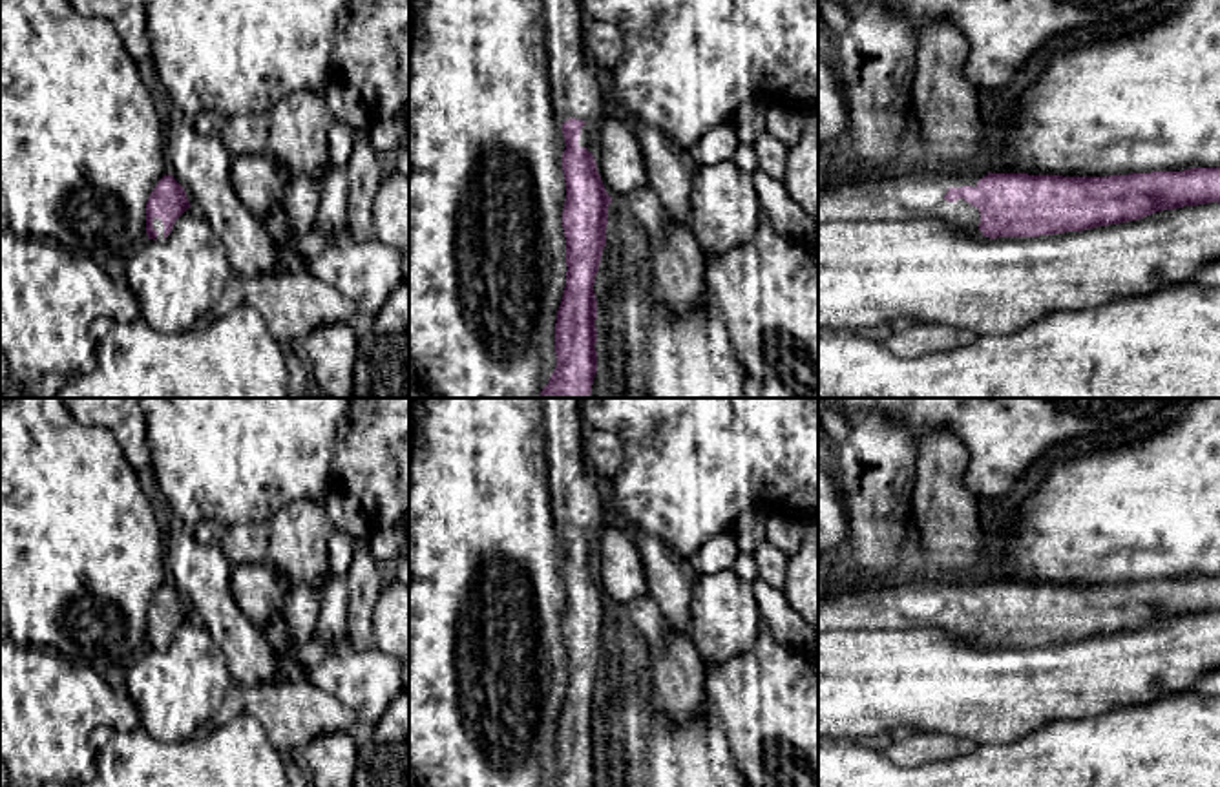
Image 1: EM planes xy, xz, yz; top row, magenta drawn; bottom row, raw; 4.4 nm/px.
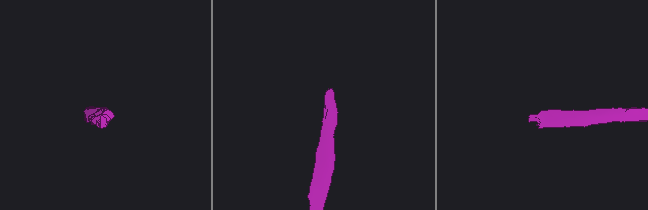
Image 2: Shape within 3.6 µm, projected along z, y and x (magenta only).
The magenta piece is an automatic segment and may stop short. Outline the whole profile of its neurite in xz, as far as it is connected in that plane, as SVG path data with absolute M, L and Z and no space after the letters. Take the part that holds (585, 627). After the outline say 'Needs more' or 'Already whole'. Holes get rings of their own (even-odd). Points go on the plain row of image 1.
M539 398L544 477L552 513L563 535L566 612L566 696L555 732L557 776L552 787L595 787L597 708L594 701L606 656L608 615L594 564L579 555L581 539L595 535L608 509L583 453L583 398Z. Needs more

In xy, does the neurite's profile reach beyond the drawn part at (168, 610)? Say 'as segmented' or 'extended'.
extended

